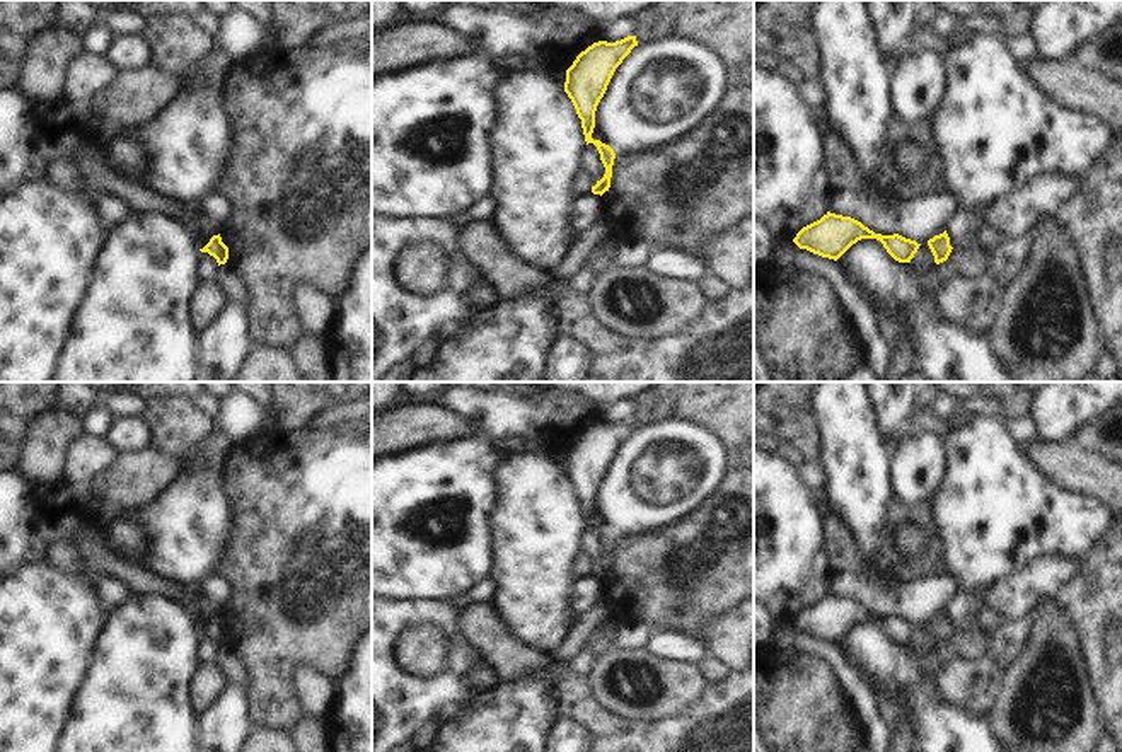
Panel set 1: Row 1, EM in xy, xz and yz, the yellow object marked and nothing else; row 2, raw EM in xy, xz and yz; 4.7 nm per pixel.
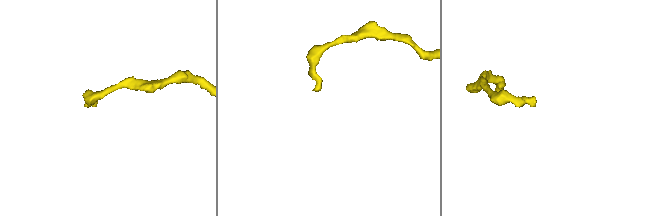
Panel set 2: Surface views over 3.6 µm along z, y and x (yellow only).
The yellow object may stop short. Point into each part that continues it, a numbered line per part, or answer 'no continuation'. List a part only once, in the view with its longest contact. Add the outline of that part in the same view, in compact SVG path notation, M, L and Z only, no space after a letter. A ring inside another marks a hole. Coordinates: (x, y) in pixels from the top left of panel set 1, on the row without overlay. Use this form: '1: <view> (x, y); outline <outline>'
no continuation

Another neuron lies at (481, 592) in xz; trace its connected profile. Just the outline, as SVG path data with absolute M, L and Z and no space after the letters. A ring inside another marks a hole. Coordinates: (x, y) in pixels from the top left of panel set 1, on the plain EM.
M484 578L483 581L476 583L467 593L467 602L491 602L493 593L496 587L489 578Z

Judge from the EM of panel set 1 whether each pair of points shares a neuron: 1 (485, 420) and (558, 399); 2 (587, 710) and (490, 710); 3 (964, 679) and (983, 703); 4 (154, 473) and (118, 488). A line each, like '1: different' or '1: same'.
1: same
2: different
3: same
4: same

